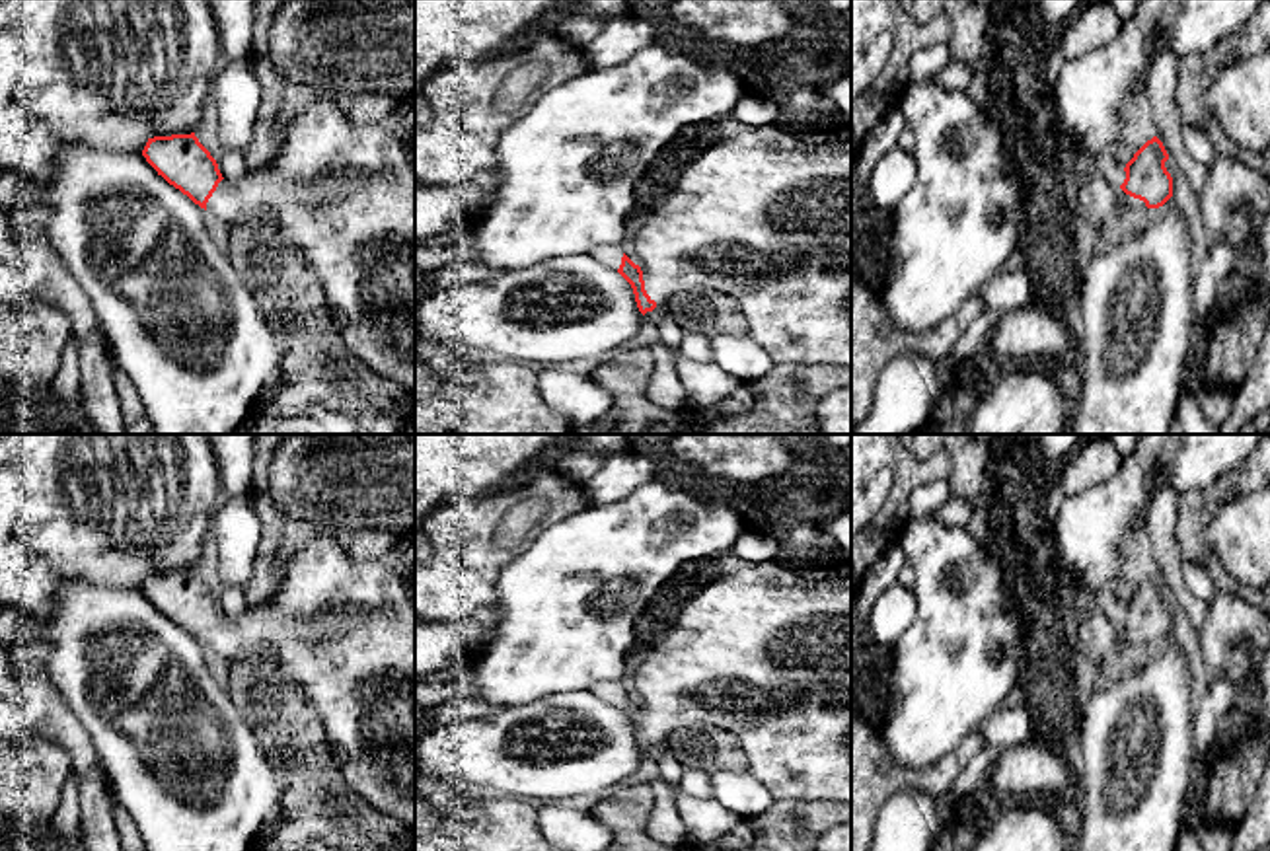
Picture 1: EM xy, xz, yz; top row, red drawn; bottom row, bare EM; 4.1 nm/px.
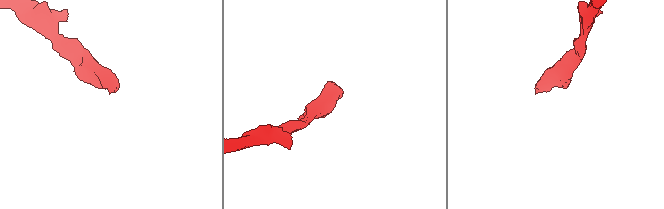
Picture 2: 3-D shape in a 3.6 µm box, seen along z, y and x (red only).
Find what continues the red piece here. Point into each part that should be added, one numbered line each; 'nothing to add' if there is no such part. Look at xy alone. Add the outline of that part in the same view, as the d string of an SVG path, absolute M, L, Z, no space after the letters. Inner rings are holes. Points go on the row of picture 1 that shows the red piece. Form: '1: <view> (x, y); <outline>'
1: xy (339, 193); M318 93L288 125L275 160L247 169L240 179L222 179L206 212L228 226L271 218L282 243L296 249L316 273L349 351L415 395L415 93L372 125L356 125L347 117L343 99Z

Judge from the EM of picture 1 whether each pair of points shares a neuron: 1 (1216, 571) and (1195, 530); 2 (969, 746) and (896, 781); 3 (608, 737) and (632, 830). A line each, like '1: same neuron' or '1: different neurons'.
1: same neuron
2: same neuron
3: different neurons

